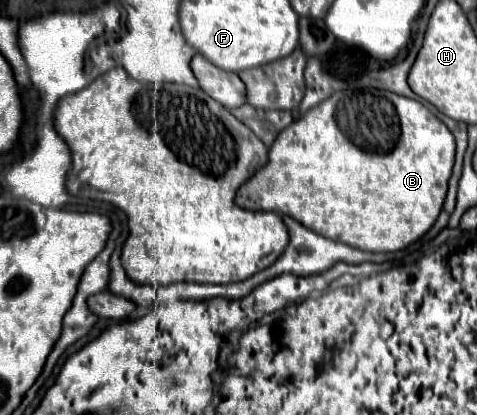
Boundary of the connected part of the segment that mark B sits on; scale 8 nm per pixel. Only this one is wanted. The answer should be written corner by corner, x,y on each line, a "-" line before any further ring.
357,88
357,92
355,90
339,90
339,92
331,94
327,100
323,100
321,104
317,104
315,108
301,114
299,120
295,120
283,132
279,132
279,136
275,138
275,142
269,148
269,162
263,168
259,168
237,190
235,202
237,202
237,206
241,206
245,210
269,210
275,214
287,214
287,216
295,218
299,224
303,224
305,228
311,228
313,232
327,236
329,240
339,240
343,244
351,244
353,248
359,248
365,252
395,252
395,250
403,250
411,242
419,240
437,220
437,216
443,208
445,194
447,194
447,180
451,176
453,160
455,160
453,134
421,102
387,92
387,90
377,90
377,88

